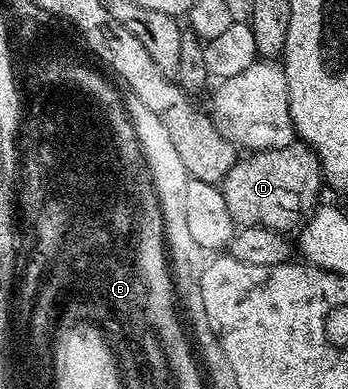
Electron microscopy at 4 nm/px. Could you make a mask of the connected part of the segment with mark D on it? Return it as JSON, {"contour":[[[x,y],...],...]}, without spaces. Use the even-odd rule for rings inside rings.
{"contour":[[[294,143],[284,149],[257,151],[238,160],[219,188],[238,226],[296,230],[313,213],[319,201],[317,196],[323,190],[321,158],[304,143]]]}

